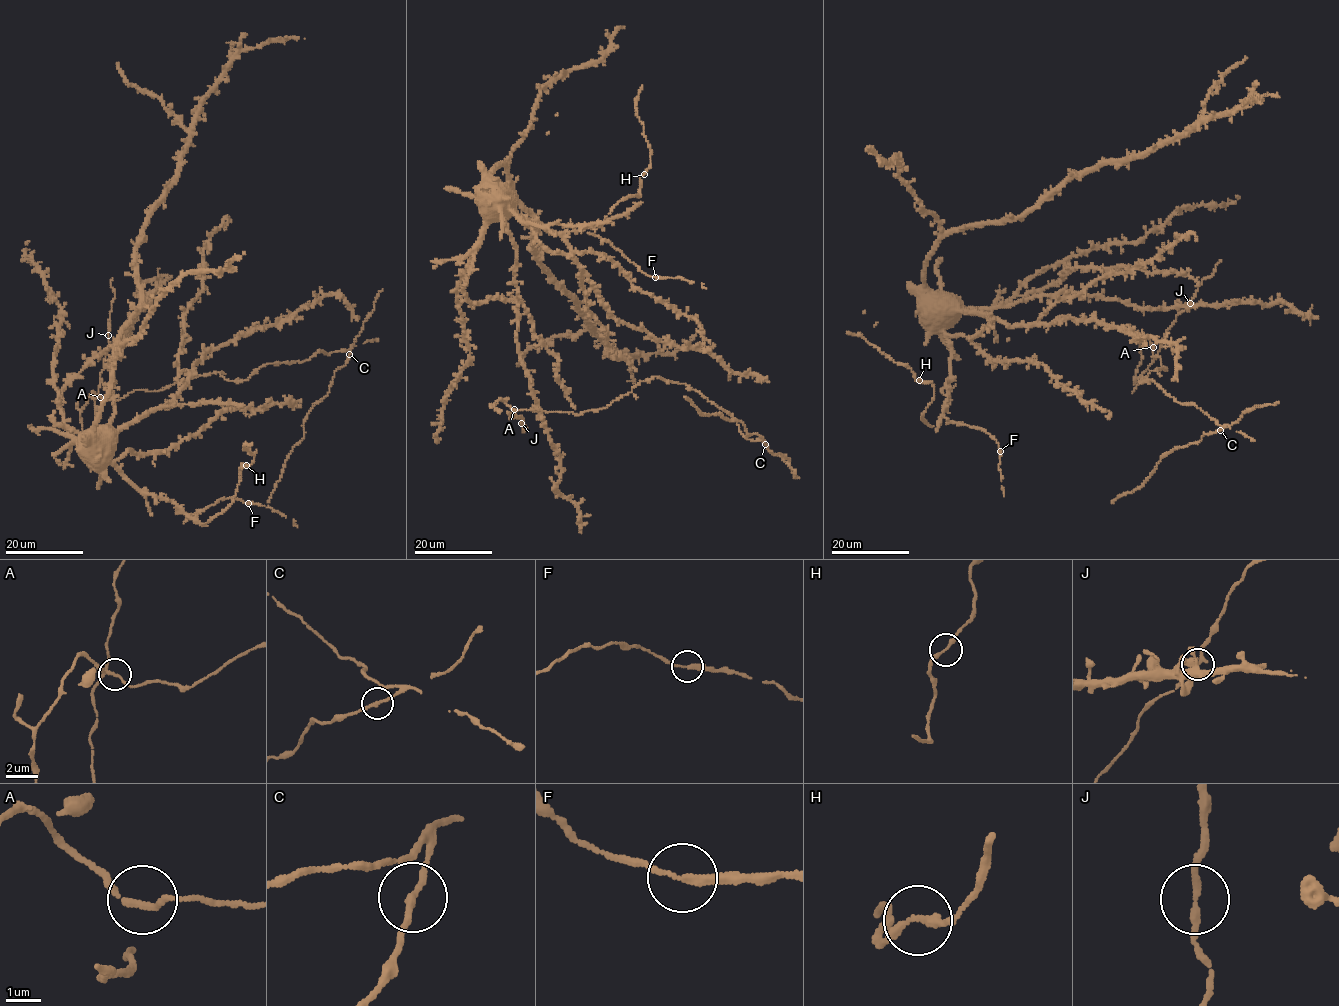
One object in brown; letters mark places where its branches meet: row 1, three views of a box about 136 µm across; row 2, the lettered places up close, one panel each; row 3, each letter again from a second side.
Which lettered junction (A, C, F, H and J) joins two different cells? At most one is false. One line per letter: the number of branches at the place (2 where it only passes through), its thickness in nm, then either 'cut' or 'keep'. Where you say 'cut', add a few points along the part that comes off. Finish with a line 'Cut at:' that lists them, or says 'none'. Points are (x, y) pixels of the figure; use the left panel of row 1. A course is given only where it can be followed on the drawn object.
A: 2 branches meet; 170 nm thick; keep
C: 2 branches meet; 180 nm thick; keep
F: 2 branches meet; 240 nm thick; keep
H: 2 branches meet; 200 nm thick; keep
J: 2 branches meet; 200 nm thick; keep
Cut at: none

